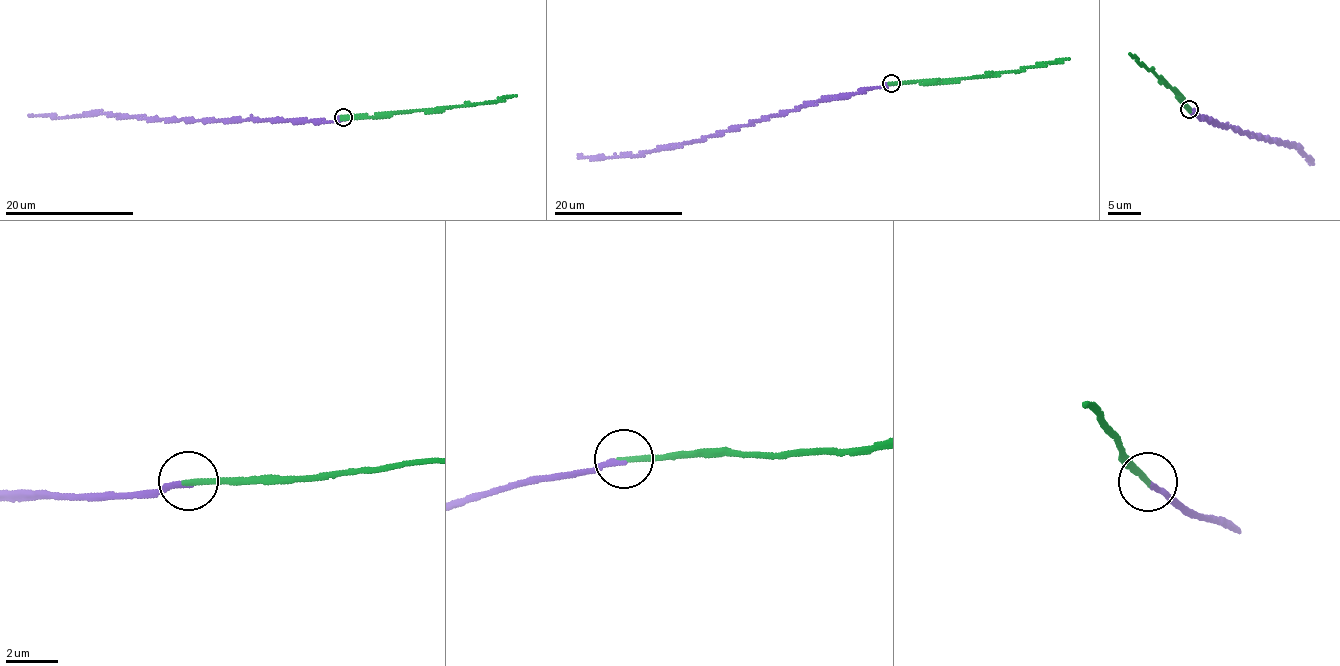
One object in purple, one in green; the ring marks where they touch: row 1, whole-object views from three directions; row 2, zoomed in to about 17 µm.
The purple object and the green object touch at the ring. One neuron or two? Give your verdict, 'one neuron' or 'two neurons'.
one neuron

